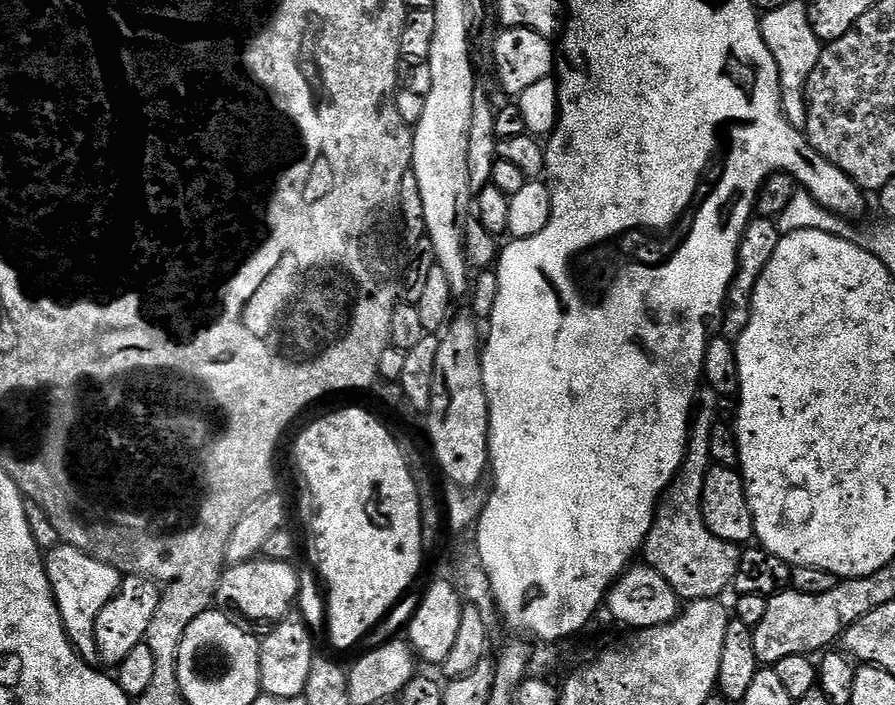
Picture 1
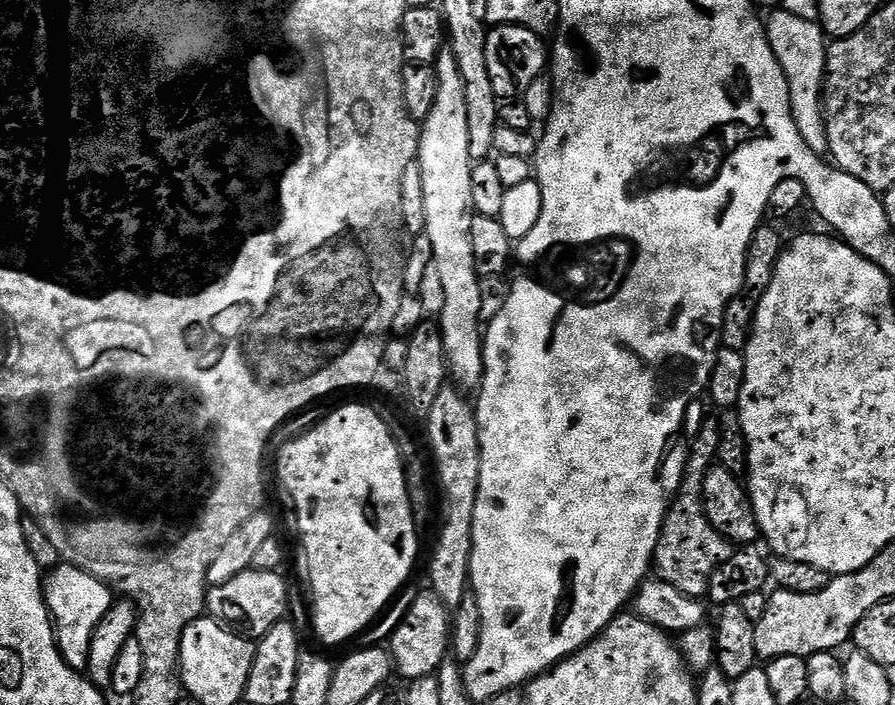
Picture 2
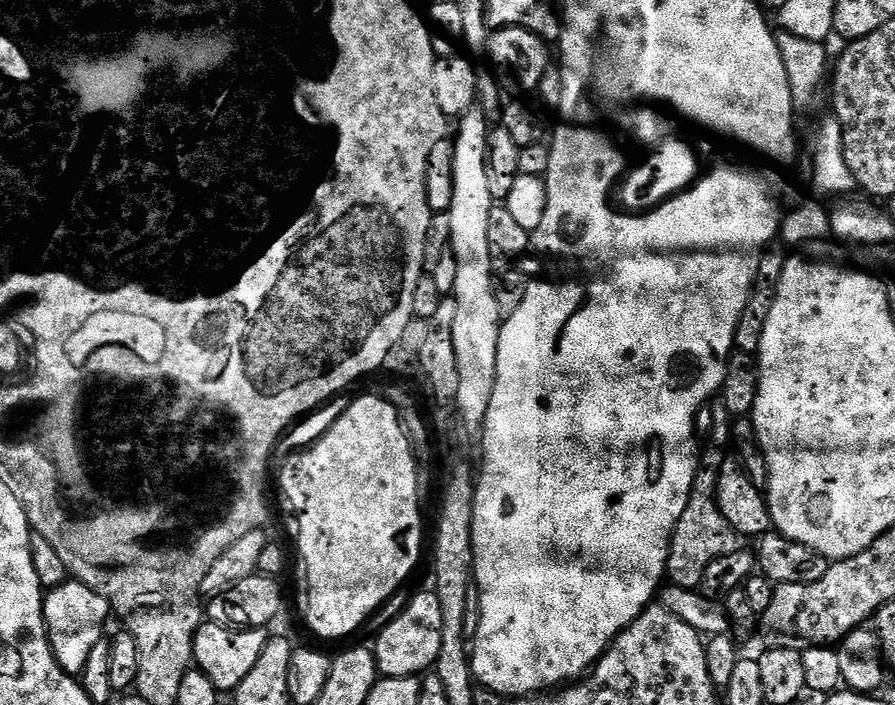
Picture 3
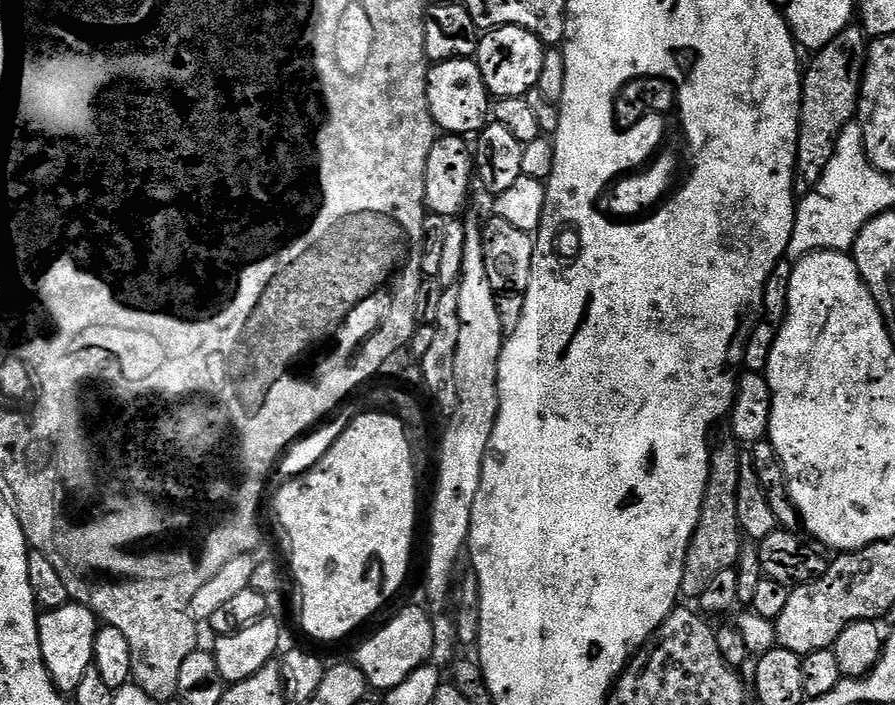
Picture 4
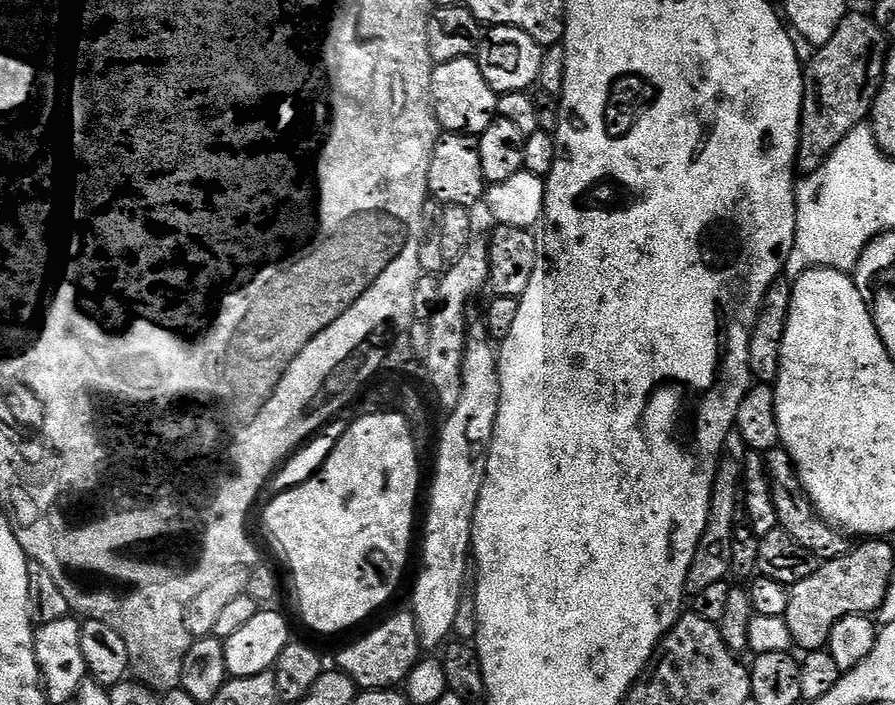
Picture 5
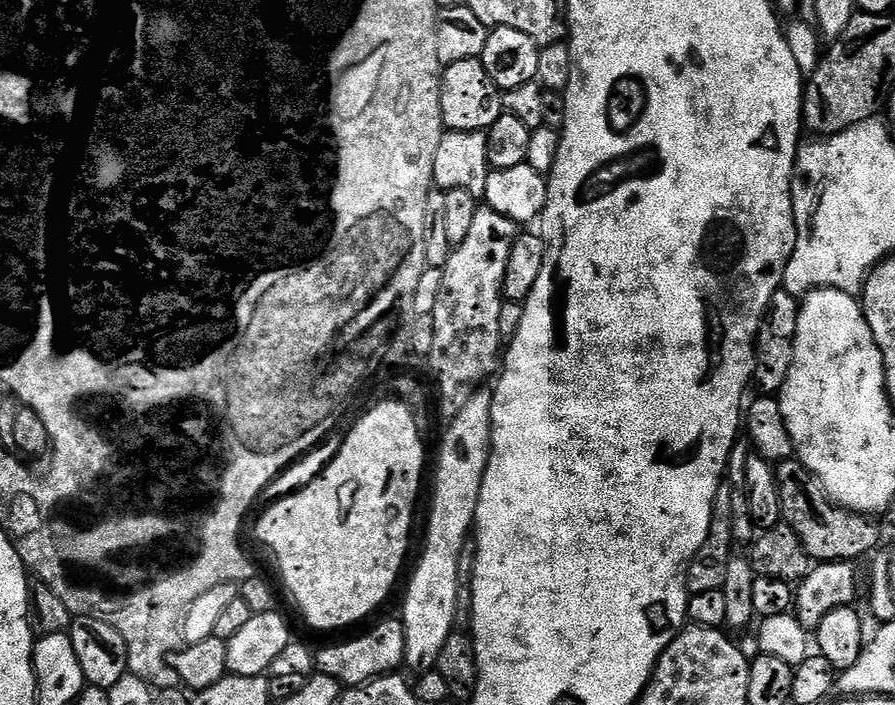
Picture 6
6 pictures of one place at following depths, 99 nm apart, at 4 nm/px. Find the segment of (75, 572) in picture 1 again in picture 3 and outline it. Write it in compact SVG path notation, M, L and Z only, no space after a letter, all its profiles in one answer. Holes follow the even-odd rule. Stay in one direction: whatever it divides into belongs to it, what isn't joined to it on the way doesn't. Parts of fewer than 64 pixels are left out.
M83 582L59 584L45 595L44 626L48 631L48 642L52 645L52 654L56 657L56 662L59 664L61 672L66 672L73 678L79 677L83 673L91 650L104 636L104 623L107 622L108 616L110 617L108 600Z

